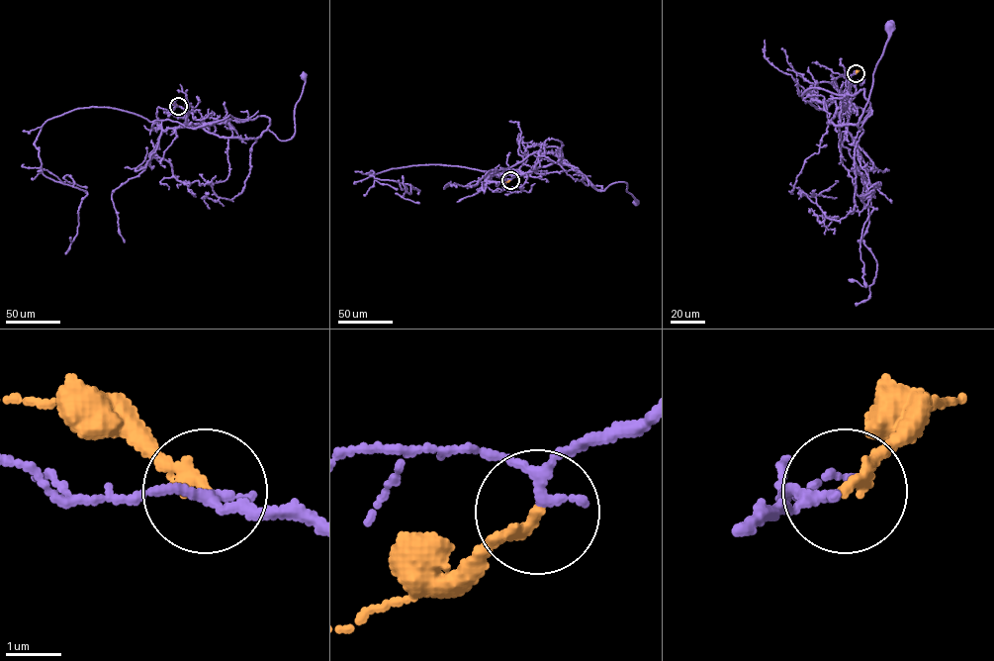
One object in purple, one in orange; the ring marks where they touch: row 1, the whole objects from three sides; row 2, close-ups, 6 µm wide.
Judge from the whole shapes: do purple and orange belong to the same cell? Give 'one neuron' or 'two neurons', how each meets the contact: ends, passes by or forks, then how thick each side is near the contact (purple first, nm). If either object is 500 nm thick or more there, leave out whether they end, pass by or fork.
one neuron; purple passes by; orange ends; calibres 180 and 240 nm

